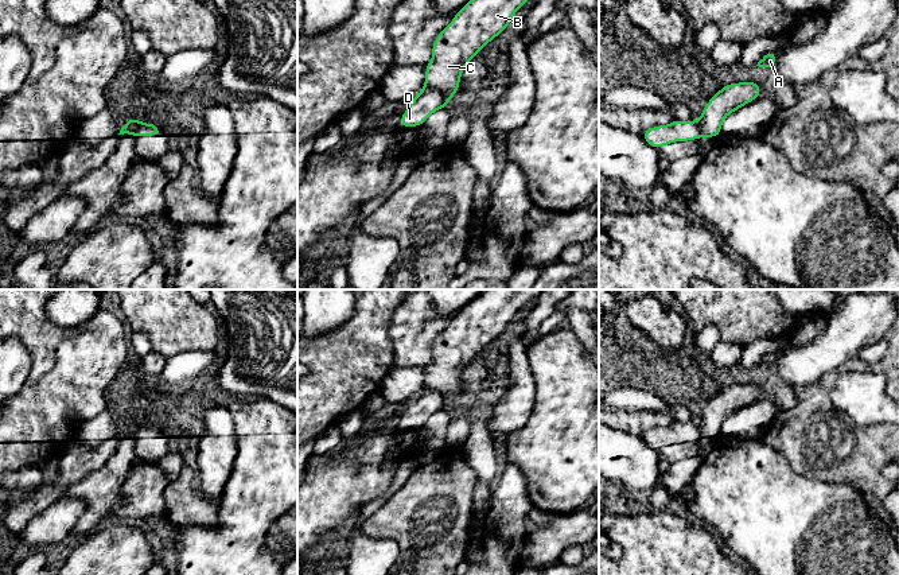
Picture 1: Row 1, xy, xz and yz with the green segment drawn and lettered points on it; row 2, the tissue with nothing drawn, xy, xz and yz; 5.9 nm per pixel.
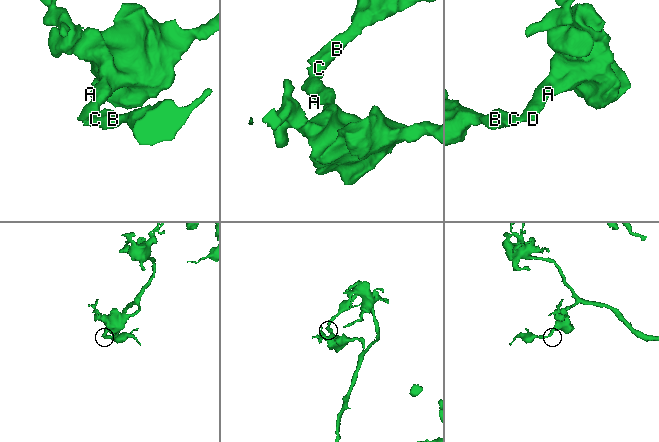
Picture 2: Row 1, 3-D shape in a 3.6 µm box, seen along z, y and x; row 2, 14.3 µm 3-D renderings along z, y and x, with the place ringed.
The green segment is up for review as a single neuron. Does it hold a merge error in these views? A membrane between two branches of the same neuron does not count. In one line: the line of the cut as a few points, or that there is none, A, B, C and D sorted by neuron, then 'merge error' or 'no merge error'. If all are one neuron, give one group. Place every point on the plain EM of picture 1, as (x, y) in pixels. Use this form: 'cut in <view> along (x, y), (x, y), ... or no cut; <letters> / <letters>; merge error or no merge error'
cut in xz along (424, 389), (436, 389), (448, 400); A D / B C; merge error

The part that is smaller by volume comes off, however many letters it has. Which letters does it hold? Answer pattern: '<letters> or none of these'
B, C

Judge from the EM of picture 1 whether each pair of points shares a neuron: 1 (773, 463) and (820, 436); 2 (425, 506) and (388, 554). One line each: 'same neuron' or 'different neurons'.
1: different neurons
2: different neurons

